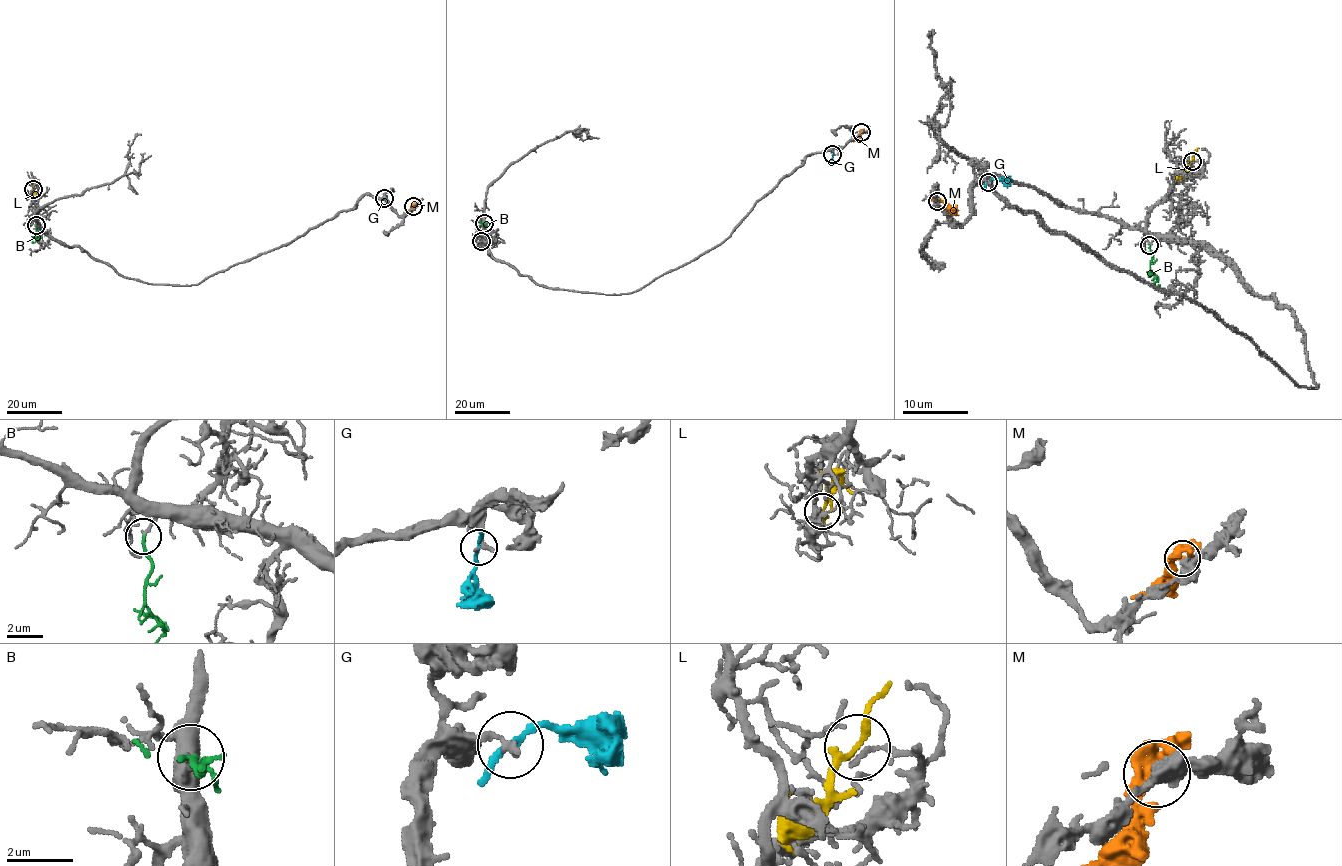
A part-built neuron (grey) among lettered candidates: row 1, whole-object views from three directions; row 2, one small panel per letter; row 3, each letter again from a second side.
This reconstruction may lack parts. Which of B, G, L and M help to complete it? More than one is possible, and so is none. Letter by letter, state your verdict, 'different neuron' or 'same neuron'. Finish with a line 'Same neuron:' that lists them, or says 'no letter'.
B: same neuron
G: different neuron
L: different neuron
M: different neuron
Same neuron: B

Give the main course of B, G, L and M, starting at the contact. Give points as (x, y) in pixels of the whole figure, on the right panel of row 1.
B: (1150, 246), (1153, 255), (1150, 270), (1156, 281), (1153, 285), (1160, 285)
G: (989, 182), (1003, 179), (1008, 186)
L: (1192, 161), (1179, 182)
M: (937, 200), (945, 202), (958, 215)

